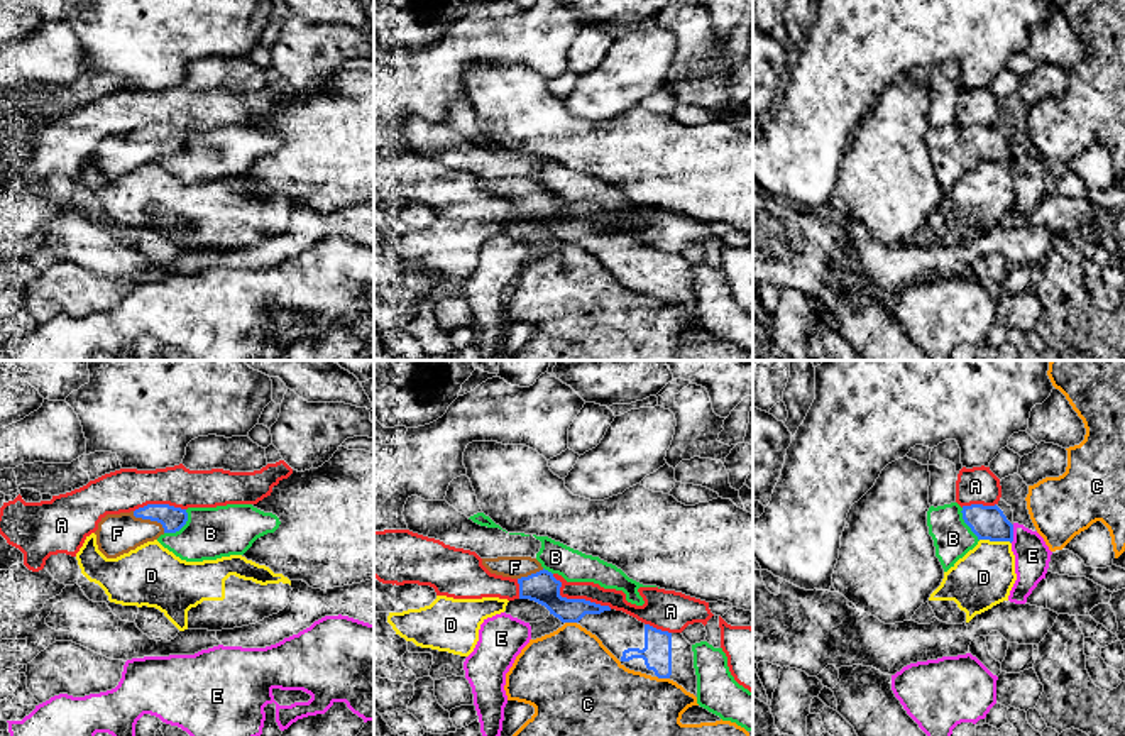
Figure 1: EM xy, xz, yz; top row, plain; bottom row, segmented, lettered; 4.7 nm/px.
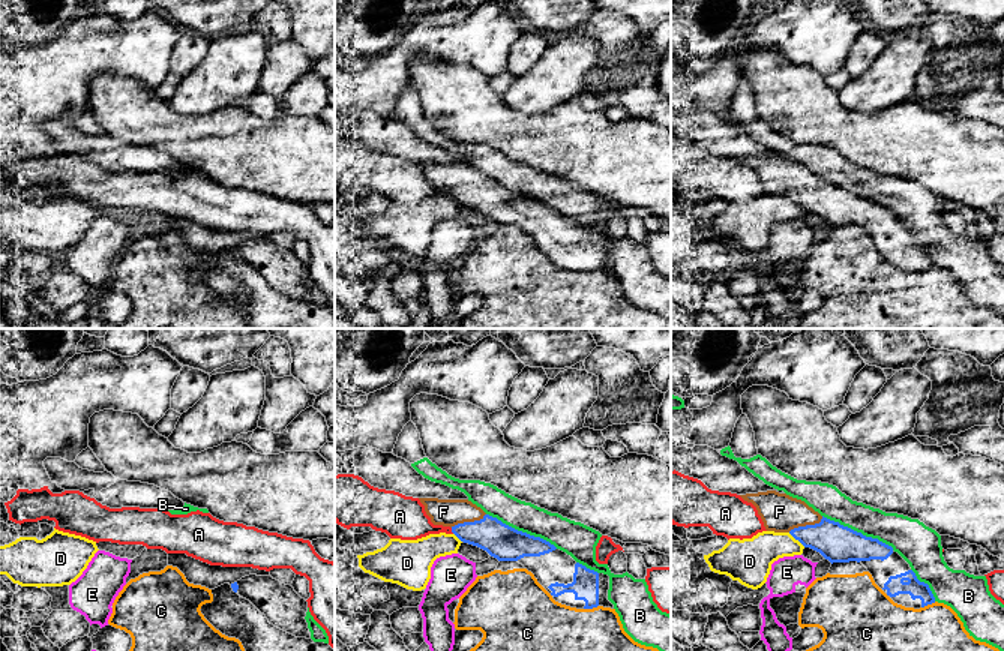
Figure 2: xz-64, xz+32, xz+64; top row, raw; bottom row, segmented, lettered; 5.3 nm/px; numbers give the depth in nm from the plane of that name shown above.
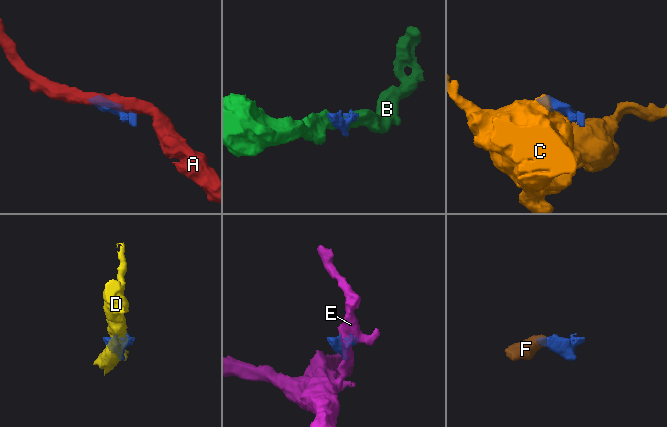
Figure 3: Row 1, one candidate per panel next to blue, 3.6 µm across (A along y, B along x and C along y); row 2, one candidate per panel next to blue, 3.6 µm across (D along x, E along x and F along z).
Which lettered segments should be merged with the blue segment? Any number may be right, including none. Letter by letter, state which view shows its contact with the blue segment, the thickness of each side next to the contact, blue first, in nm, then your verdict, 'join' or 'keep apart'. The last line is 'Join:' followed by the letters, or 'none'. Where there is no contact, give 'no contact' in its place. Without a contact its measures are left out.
A: contact in xz; calibres 150 and 100 nm; keep apart
B: contact in xy; calibres 120 and 240 nm; keep apart
C: contact in xz; calibres 140 and 440 nm; keep apart
D: contact in yz; calibres 160 and 280 nm; keep apart
E: contact in yz; calibres 160 and 170 nm; keep apart
F: contact in xy; calibres 120 and 190 nm; join
Join: F

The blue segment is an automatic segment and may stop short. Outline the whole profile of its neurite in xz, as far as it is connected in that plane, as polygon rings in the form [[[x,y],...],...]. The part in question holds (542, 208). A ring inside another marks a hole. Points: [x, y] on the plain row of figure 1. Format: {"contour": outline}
{"contour": [[[482,179],[482,186],[491,195],[516,200],[519,220],[535,222],[562,244],[577,244],[595,255],[626,289],[670,299],[697,318],[694,272],[682,254],[656,250],[609,227],[562,218],[562,203],[536,179]]]}

